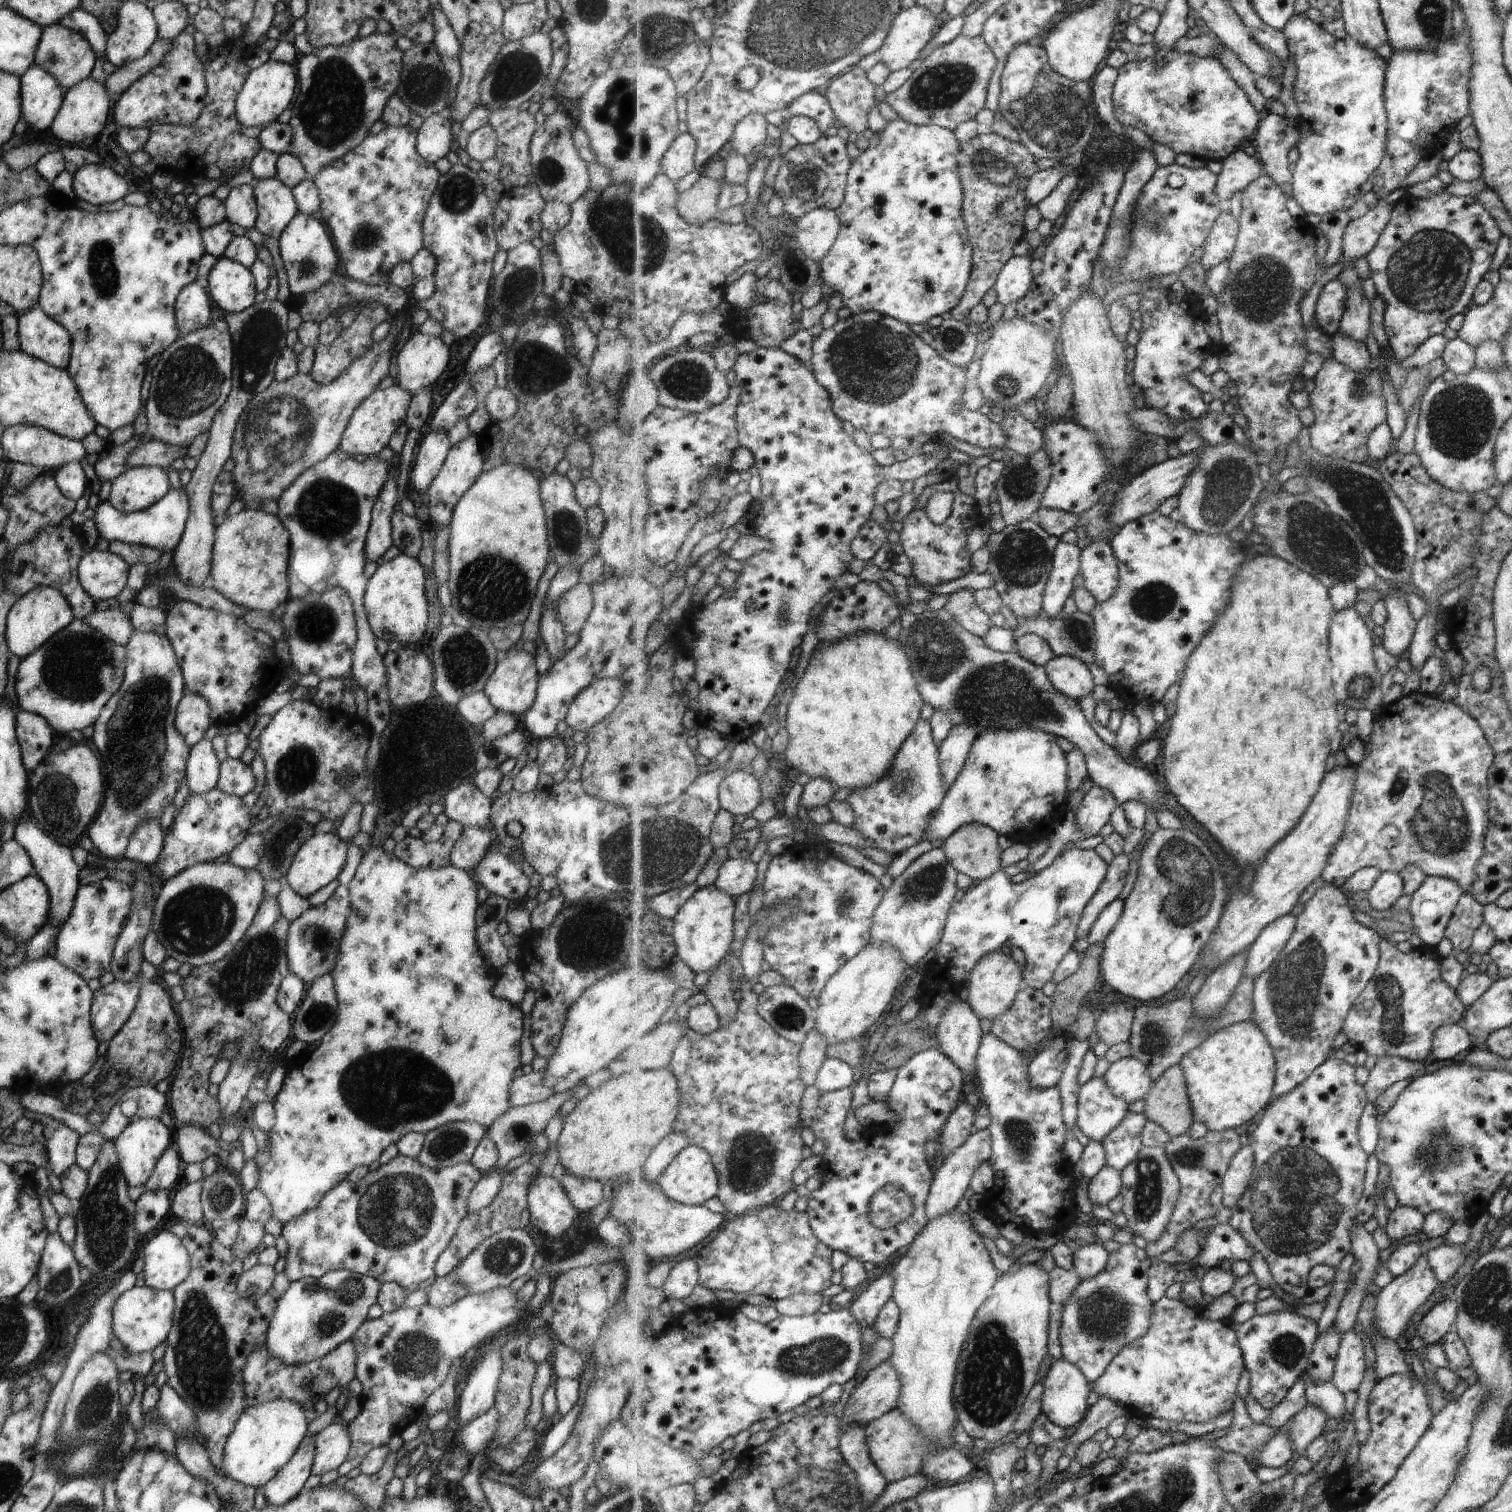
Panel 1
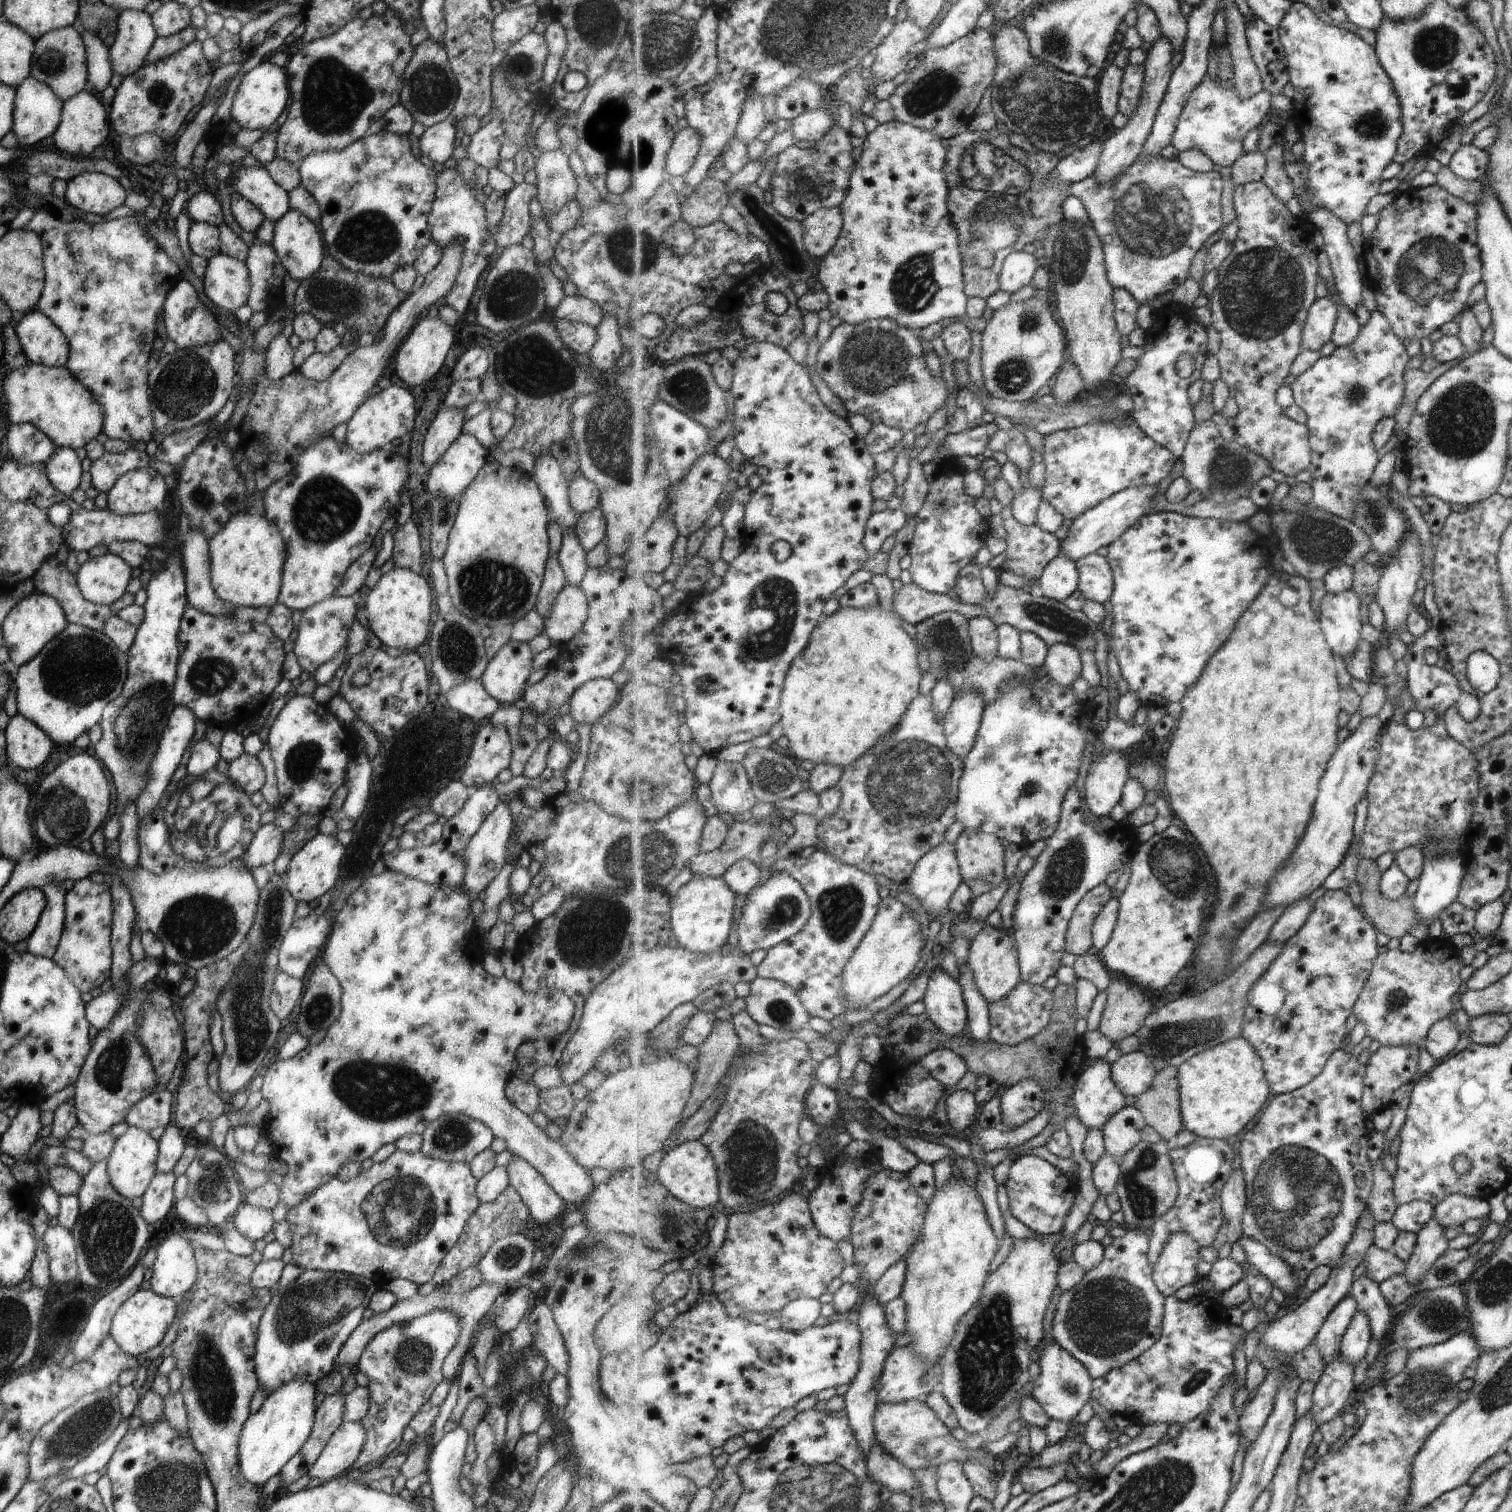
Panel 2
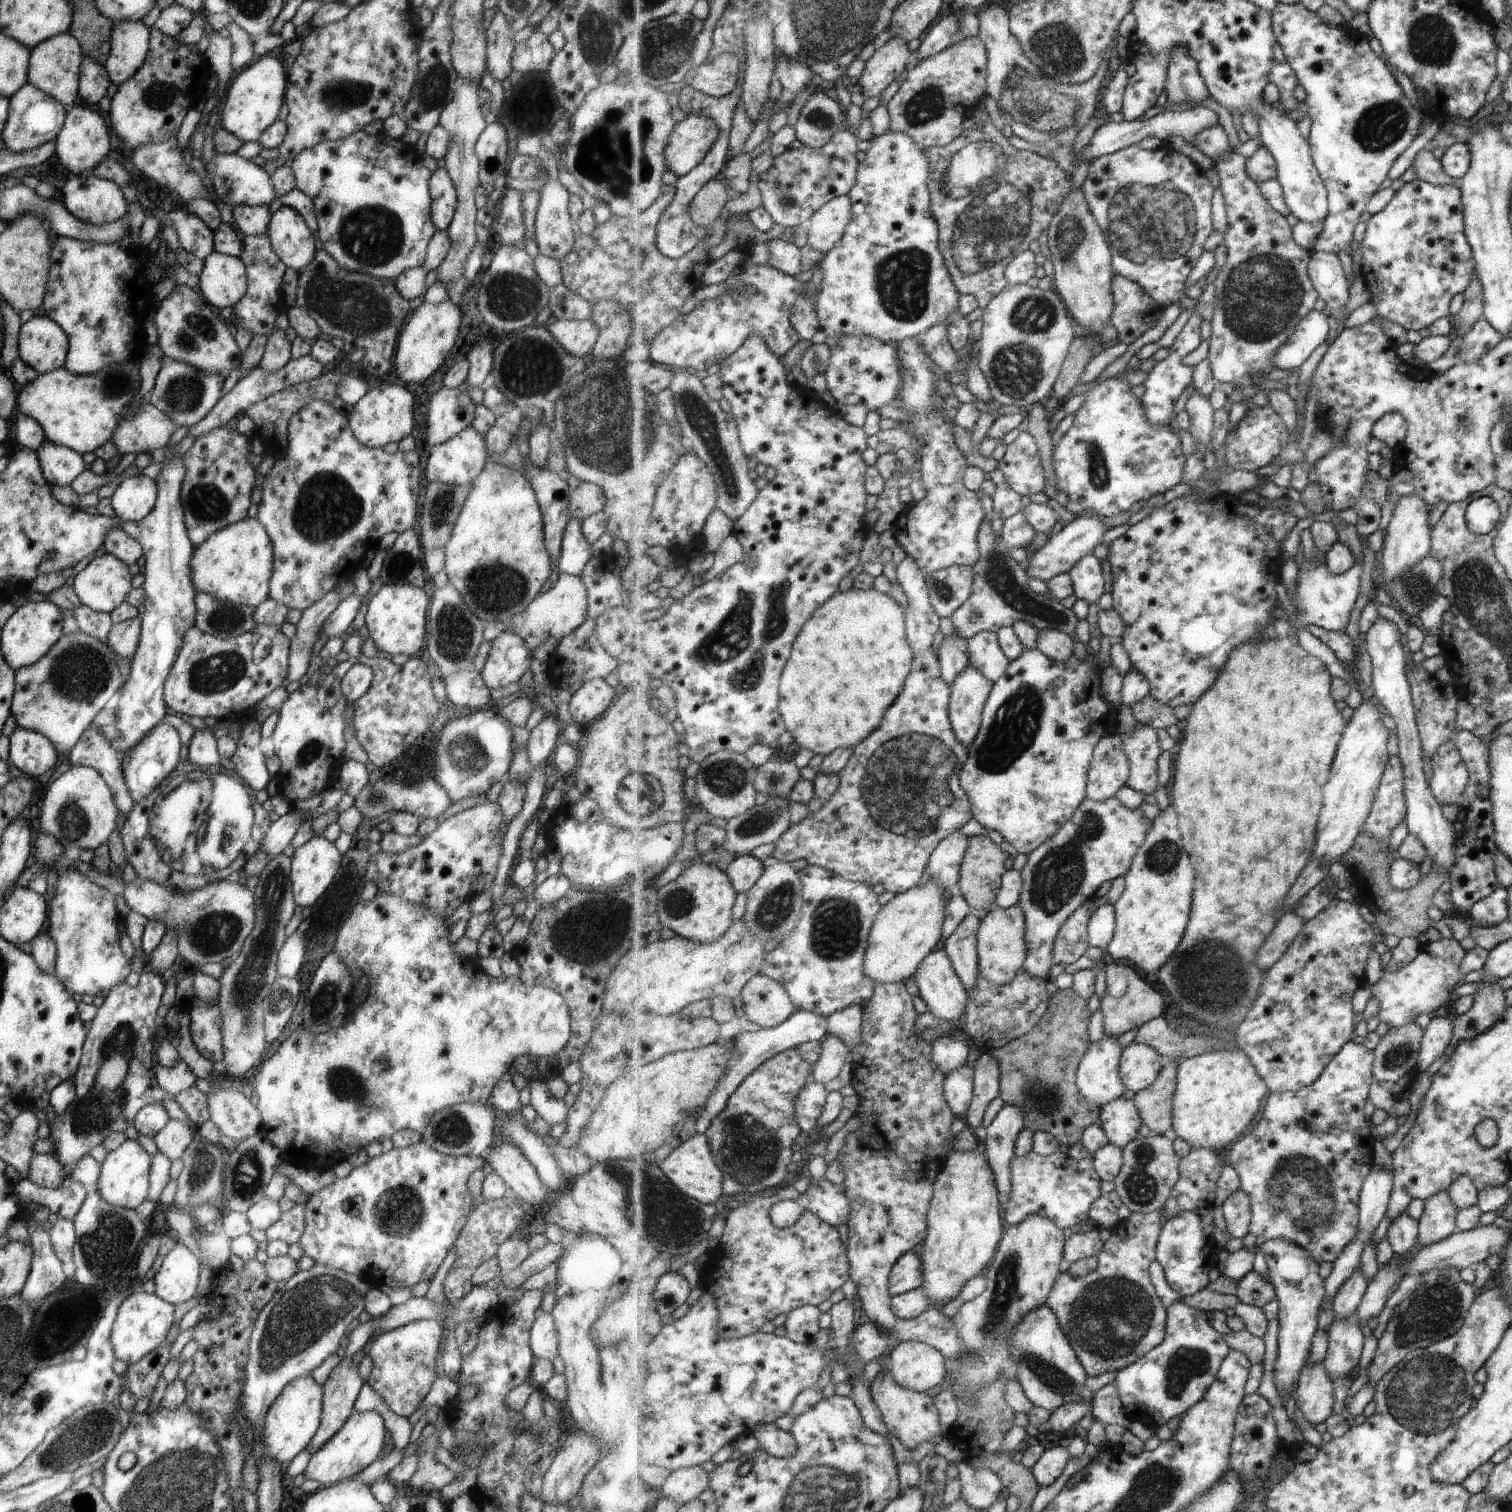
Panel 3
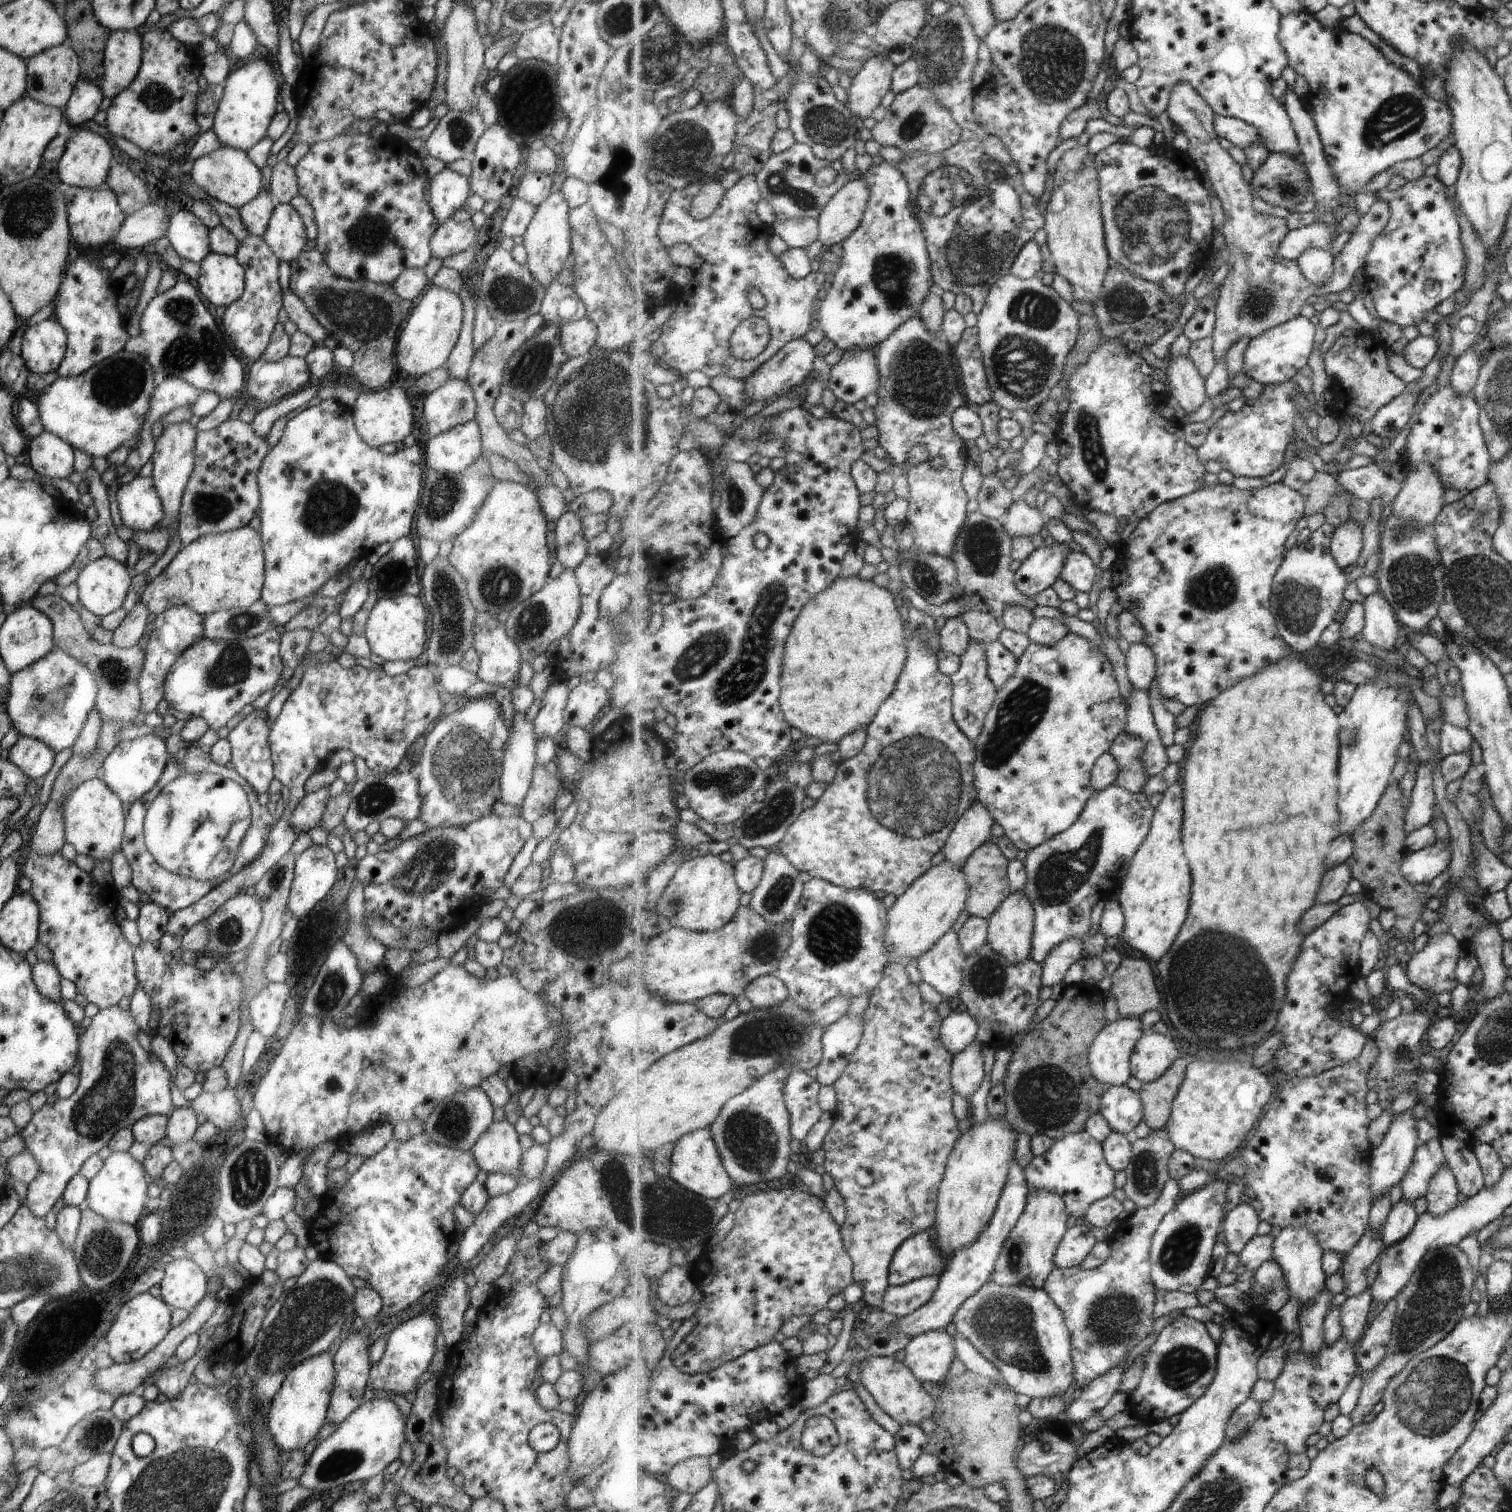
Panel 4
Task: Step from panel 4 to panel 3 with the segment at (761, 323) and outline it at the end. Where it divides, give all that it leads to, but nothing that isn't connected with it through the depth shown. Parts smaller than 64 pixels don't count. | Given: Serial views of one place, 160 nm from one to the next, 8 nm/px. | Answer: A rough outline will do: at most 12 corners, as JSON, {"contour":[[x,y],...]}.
{"contour":[[761,333],[721,365],[775,478],[735,563],[594,633],[691,762],[778,752],[780,683],[870,529],[864,427]]}

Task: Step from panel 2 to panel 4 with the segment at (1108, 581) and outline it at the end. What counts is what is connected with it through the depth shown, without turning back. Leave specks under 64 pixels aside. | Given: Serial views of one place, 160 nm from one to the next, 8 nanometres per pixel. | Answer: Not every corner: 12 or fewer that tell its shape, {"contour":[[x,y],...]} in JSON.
{"contour":[[1071,551],[1060,577],[1088,594],[1097,566],[1083,551]]}

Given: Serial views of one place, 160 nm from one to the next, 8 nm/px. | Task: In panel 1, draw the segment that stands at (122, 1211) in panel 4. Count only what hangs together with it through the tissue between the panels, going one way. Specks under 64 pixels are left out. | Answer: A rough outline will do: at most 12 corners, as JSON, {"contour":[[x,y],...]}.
{"contour":[[129,1122],[113,1139],[128,1186],[143,1185],[173,1127]]}

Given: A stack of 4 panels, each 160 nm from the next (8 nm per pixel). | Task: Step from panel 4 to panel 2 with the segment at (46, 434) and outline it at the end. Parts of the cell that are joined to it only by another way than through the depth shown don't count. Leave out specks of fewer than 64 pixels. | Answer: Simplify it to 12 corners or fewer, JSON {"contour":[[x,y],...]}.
{"contour":[[55,447],[44,467],[57,492],[69,496],[82,471],[74,450]]}

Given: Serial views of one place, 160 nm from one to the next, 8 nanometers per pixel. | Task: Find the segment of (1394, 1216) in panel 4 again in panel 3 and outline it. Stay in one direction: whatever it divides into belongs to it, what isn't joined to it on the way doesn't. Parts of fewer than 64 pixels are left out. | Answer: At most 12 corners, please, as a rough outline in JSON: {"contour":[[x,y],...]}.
{"contour":[[1406,1213],[1391,1222],[1385,1238],[1397,1255],[1411,1252],[1419,1221]]}

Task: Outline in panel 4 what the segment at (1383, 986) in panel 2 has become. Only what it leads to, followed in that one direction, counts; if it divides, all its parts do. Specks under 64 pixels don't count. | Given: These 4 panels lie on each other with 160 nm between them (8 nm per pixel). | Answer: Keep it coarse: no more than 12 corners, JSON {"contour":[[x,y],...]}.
{"contour":[[1451,933],[1426,940],[1404,961],[1409,980],[1432,993],[1455,982],[1459,943]]}

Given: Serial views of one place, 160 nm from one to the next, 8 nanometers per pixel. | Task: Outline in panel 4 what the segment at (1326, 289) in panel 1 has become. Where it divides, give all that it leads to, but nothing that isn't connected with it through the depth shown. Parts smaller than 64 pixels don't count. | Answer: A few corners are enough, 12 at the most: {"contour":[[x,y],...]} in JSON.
{"contour":[[1297,317],[1251,338],[1241,372],[1263,386],[1307,366],[1317,328]]}

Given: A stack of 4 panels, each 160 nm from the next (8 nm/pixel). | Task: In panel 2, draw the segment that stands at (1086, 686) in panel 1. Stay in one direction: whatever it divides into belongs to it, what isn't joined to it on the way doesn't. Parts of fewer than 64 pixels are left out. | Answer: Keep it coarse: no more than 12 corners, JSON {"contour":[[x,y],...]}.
{"contour":[[1072,644],[1049,647],[1045,672],[1062,687],[1083,672],[1079,649]]}

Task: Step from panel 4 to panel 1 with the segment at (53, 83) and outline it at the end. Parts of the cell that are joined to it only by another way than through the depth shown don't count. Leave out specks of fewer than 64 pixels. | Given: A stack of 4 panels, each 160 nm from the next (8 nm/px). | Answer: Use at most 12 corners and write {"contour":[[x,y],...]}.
{"contour":[[43,27],[33,63],[65,91],[87,78],[95,52],[79,32]]}

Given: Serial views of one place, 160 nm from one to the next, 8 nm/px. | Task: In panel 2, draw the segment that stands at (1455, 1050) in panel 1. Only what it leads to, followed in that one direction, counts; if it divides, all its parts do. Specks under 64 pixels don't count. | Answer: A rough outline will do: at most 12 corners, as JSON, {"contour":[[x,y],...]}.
{"contour":[[1439,1019],[1426,1032],[1423,1047],[1443,1058],[1459,1040],[1455,1023]]}

